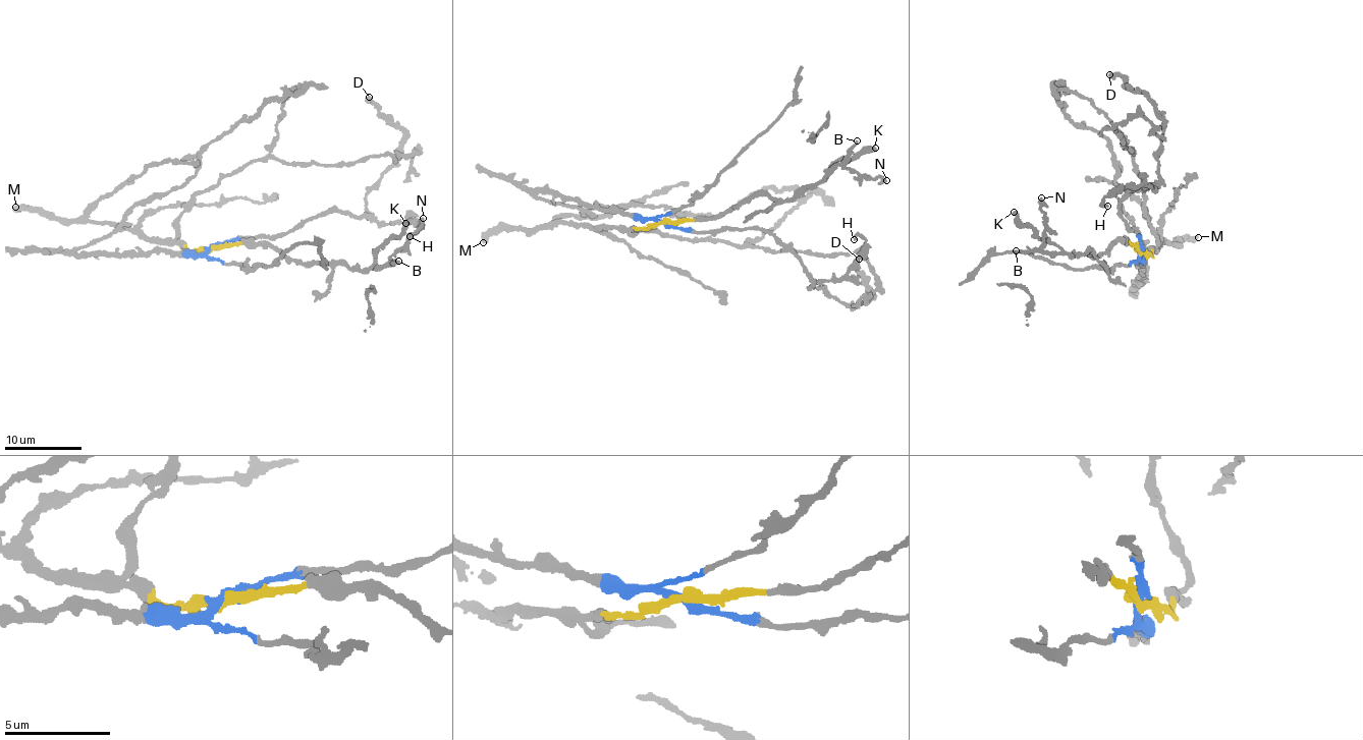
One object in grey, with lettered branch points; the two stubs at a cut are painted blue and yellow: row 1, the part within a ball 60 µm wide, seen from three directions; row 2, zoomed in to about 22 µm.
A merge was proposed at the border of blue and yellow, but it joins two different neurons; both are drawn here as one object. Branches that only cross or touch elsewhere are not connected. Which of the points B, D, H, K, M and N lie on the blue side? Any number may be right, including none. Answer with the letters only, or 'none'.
D, H

